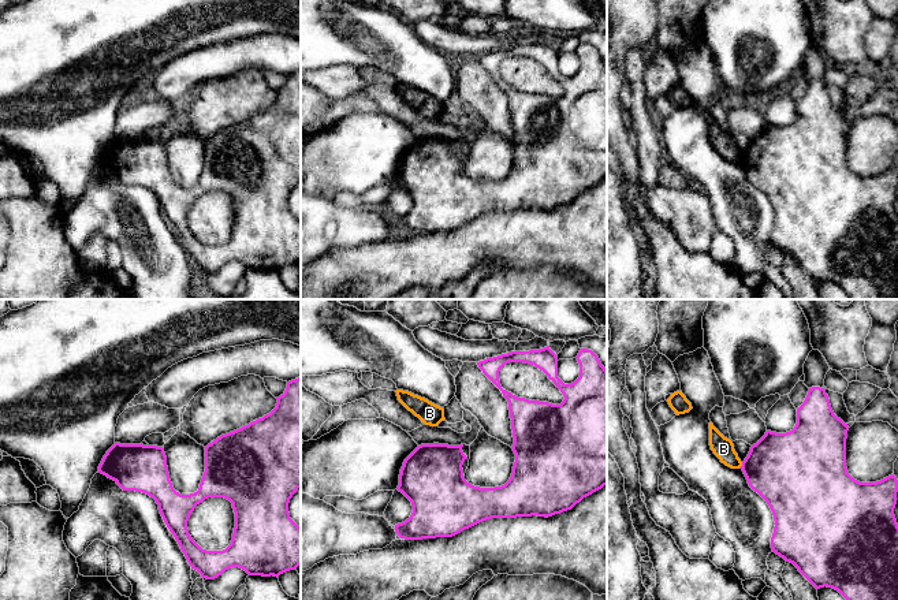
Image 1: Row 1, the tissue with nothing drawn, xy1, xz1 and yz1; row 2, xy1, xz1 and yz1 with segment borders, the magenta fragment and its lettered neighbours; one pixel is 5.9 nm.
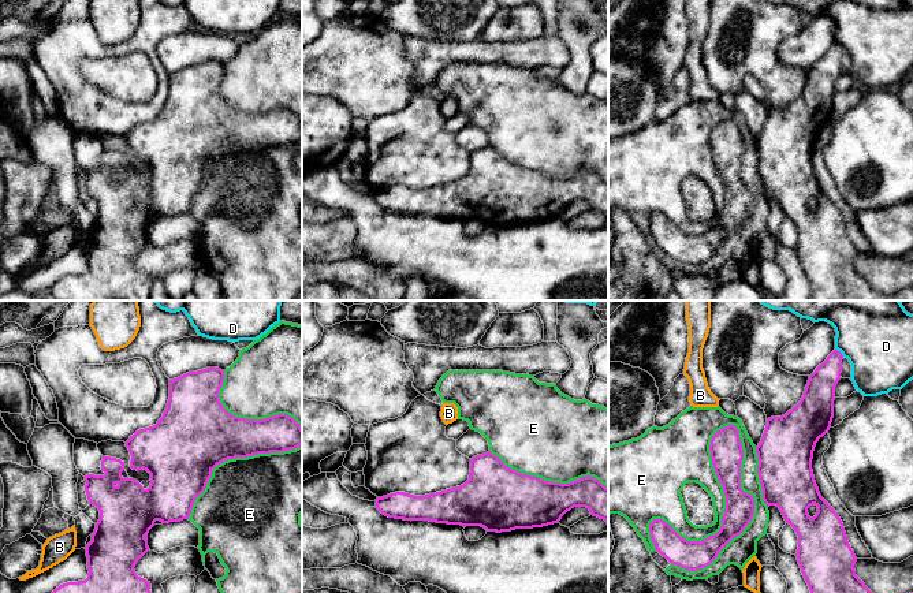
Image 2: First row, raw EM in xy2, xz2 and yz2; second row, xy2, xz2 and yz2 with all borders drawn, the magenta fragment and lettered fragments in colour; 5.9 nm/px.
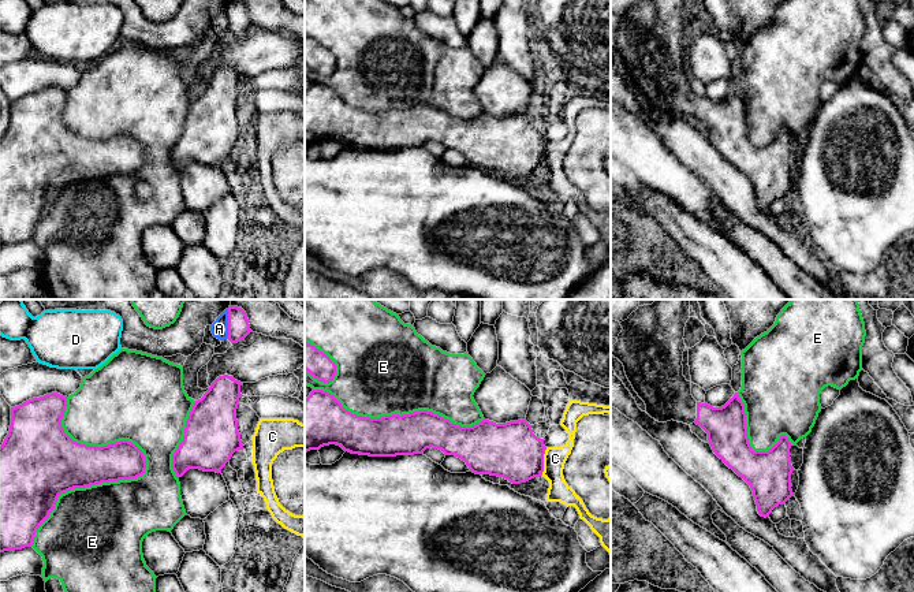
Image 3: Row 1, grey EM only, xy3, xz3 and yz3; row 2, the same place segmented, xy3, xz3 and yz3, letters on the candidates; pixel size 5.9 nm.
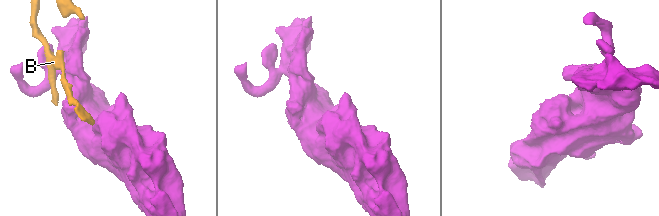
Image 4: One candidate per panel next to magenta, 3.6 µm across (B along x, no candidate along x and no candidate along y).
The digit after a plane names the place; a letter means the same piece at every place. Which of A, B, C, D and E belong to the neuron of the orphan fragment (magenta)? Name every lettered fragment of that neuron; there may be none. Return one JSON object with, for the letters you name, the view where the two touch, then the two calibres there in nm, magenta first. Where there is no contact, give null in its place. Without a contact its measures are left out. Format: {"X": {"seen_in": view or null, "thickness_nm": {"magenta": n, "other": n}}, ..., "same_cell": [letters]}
{"same_cell": []}

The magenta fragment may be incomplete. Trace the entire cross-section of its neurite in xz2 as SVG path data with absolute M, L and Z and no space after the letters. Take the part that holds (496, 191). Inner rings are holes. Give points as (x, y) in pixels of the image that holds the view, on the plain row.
M491 145L470 153L469 174L461 180L425 190L395 186L376 193L376 202L388 212L481 220L496 227L554 219L574 201L586 201L590 209L608 219L608 182L589 169L560 178L522 168L507 161Z

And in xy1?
M301 71L287 77L276 101L262 112L234 126L221 128L205 141L205 165L197 186L180 189L169 174L167 150L163 141L115 137L104 149L98 167L113 174L123 185L149 189L159 198L160 208L178 235L191 262L202 272L215 273L231 261L239 261L249 269L279 271L301 258L301 221L290 212L288 197L301 182ZM208 191L224 191L232 197L235 221L231 238L223 245L202 243L189 228L187 215L195 200Z

